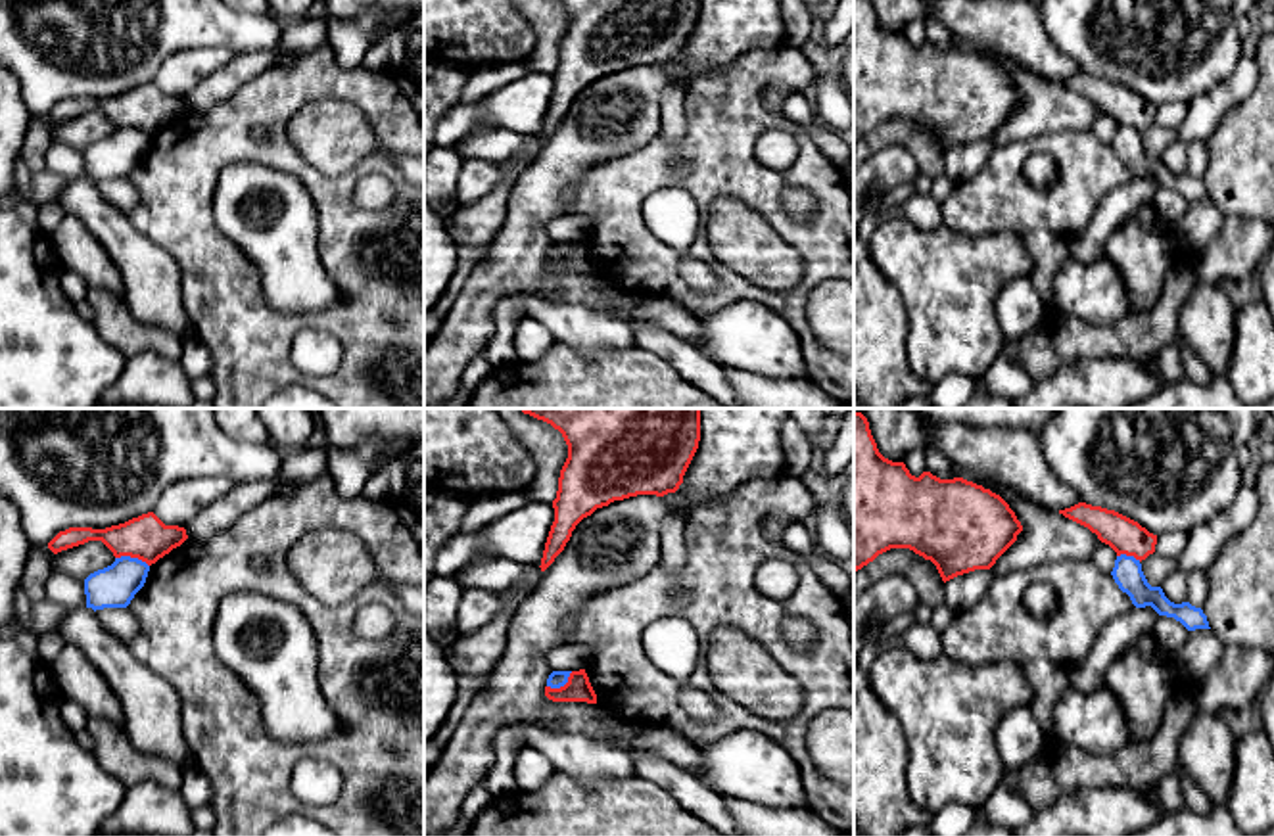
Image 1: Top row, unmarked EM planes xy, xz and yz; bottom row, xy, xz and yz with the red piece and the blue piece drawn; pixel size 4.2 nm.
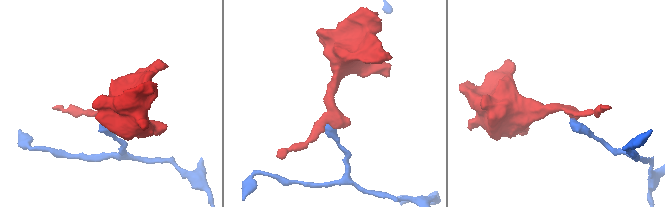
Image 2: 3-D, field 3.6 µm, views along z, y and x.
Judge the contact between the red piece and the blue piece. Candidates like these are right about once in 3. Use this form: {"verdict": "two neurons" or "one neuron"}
{"verdict": "two neurons"}

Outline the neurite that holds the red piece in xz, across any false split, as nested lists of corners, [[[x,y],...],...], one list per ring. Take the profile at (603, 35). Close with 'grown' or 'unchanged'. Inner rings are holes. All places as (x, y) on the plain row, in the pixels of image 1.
[[[558,0],[568,15],[554,92],[541,142],[564,121],[576,96],[597,79],[637,65],[675,63],[698,19],[700,0]]]; unchanged

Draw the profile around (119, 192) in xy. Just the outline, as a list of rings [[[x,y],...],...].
[[[129,178],[96,180],[98,192],[121,213],[130,215],[138,203],[138,190]]]

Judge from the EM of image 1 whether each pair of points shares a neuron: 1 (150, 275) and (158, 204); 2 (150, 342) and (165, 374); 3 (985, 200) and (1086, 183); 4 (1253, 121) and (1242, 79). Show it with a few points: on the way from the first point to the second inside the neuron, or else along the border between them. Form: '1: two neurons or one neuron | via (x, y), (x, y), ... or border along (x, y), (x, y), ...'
1: two neurons | border along (127, 215), (144, 236), (173, 257), (181, 278)
2: two neurons | border along (127, 357), (156, 351), (179, 361)
3: one neuron | via (1010, 200), (1061, 200)
4: two neurons | border along (1253, 91), (1215, 129)

